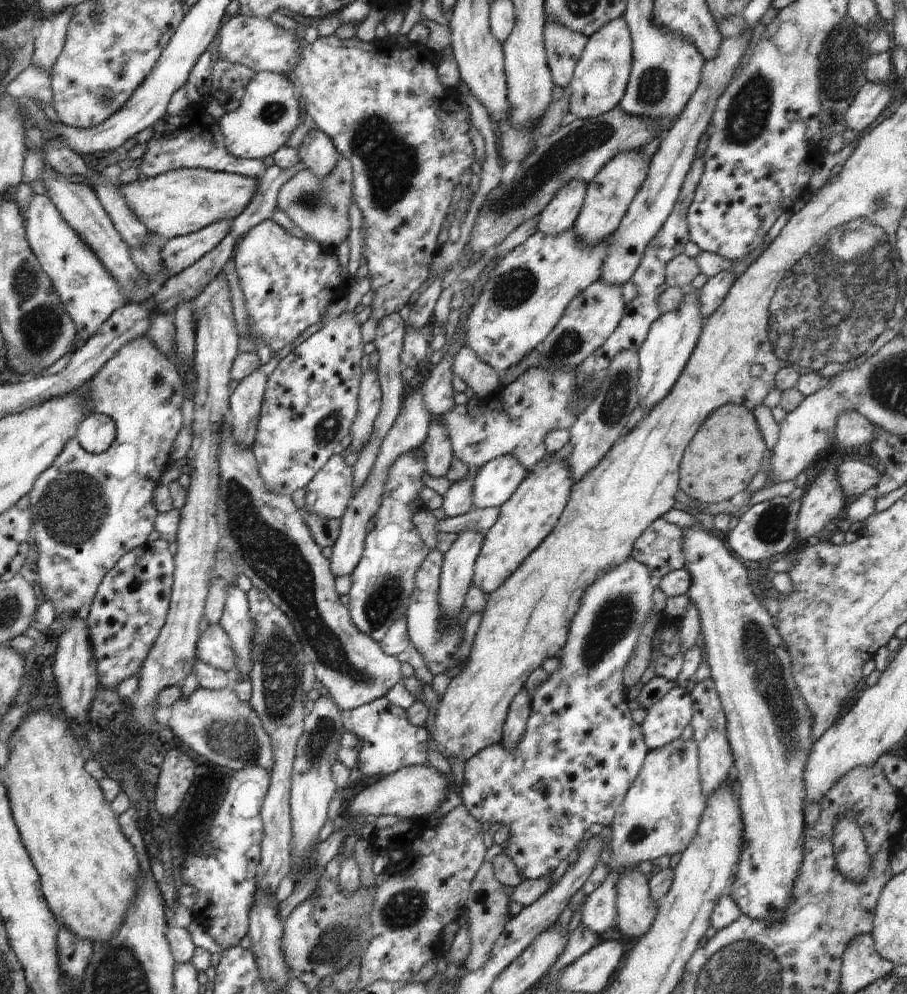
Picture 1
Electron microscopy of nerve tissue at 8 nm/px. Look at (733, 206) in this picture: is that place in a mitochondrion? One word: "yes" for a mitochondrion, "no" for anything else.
no

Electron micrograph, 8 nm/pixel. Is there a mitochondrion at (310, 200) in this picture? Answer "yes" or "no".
yes

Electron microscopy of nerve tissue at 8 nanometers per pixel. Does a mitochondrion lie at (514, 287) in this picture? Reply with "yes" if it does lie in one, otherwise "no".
yes

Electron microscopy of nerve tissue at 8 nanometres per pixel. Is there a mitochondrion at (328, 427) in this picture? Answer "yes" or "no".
yes

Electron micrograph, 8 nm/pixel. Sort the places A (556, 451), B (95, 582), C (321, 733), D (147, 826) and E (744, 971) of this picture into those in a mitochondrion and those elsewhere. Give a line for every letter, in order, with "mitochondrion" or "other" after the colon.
A: other
B: other
C: mitochondrion
D: other
E: mitochondrion

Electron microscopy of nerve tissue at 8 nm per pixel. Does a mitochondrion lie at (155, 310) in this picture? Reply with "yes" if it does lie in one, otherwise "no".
no

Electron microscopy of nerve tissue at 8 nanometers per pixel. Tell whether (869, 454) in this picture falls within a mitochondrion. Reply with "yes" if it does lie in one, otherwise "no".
no

